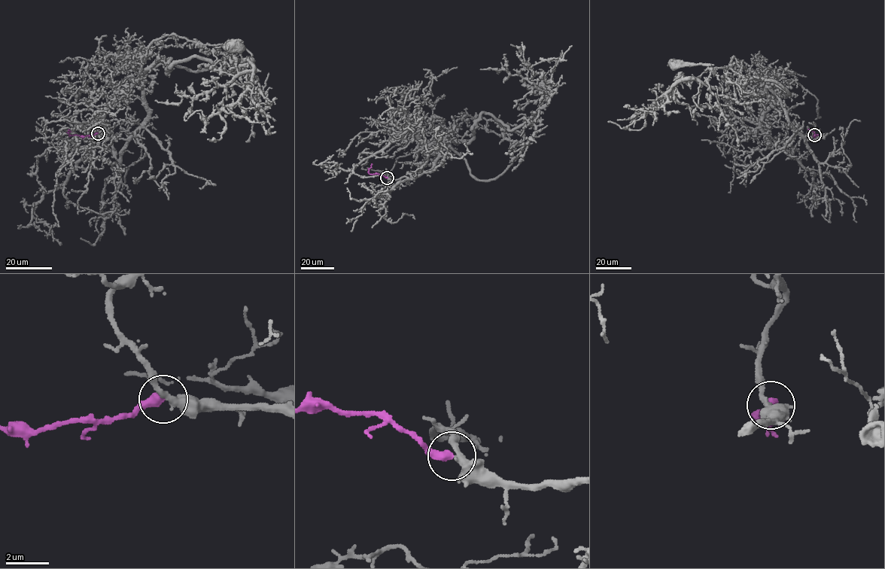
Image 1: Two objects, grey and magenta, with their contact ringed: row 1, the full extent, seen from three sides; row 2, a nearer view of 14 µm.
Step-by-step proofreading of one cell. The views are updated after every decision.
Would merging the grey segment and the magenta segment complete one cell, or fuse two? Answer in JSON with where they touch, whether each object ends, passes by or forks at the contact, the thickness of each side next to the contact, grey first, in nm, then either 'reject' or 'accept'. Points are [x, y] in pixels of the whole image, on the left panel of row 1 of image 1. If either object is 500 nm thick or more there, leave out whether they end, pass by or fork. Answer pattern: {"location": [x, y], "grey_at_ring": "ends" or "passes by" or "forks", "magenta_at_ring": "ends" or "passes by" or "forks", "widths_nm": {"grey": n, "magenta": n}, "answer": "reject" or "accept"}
{"location": [98, 133], "grey_at_ring": "forks", "magenta_at_ring": "ends", "widths_nm": {"grey": 260, "magenta": 420}, "answer": "accept"}

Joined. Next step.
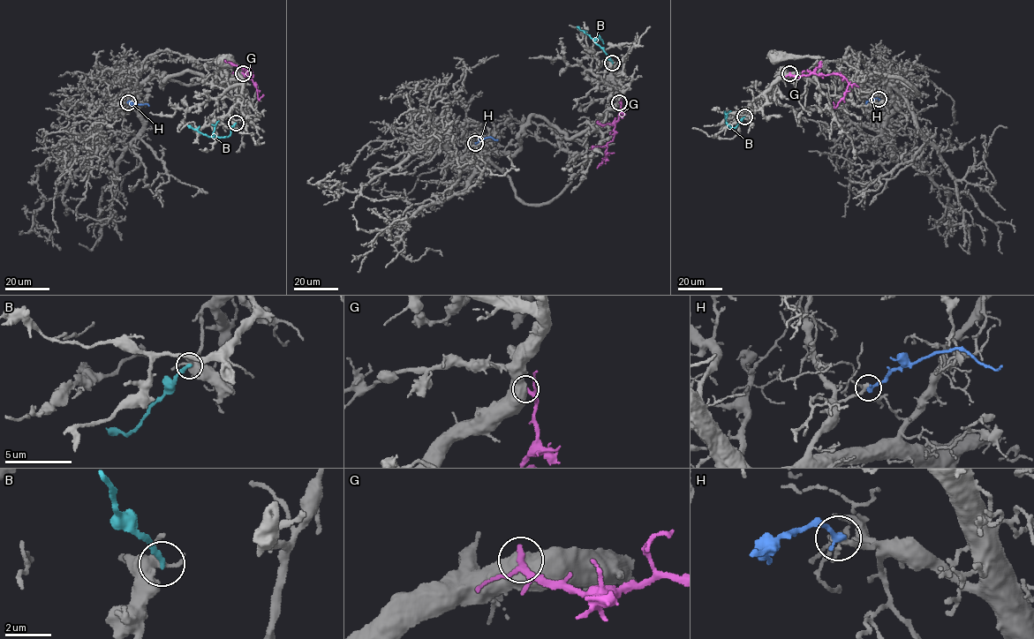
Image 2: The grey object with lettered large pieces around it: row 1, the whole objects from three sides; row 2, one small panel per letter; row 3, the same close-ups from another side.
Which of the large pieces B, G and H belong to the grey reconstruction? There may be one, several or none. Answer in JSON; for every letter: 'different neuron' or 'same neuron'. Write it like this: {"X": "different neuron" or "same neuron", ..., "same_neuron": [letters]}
{"B": "different neuron", "G": "different neuron", "H": "different neuron", "same_neuron": []}

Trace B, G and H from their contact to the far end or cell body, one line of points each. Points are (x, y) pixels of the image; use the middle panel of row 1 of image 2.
B: (613, 63), (589, 35), (577, 26)
G: (619, 102), (621, 111), (603, 160), (607, 153), (614, 153)
H: (475, 143), (488, 137), (497, 139)

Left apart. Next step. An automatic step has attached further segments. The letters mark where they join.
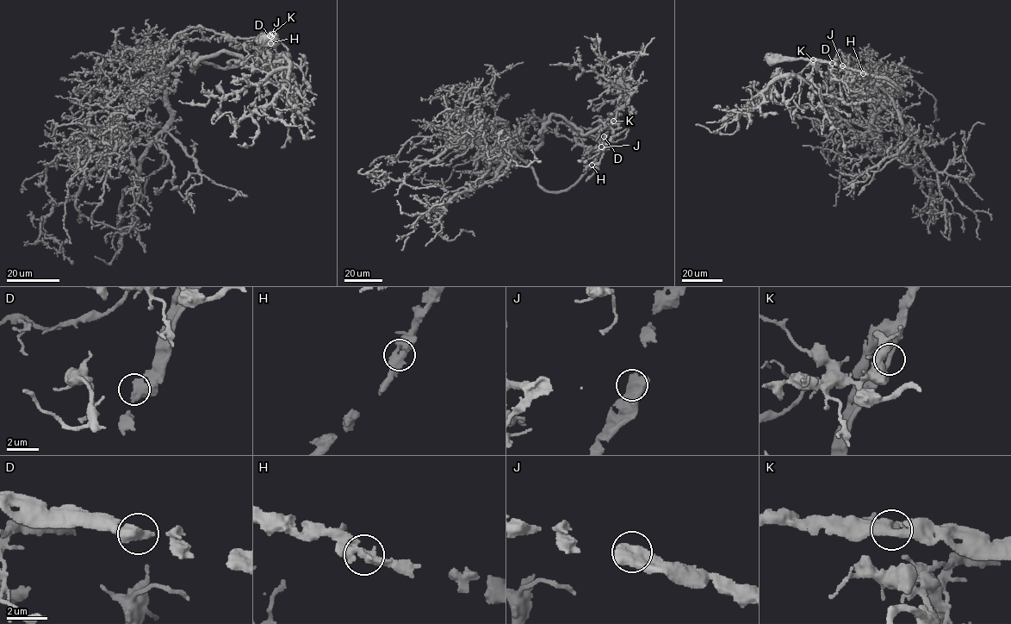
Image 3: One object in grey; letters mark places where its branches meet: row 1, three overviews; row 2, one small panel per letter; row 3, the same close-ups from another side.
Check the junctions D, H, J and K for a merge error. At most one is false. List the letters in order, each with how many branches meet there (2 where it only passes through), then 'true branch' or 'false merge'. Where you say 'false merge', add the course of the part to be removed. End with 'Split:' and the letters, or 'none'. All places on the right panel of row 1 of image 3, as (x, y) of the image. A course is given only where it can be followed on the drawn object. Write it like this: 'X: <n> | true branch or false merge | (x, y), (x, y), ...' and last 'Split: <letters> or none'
D: 2 | true branch
H: 2 | true branch
J: 2 | true branch
K: 2 | true branch
Split: none

